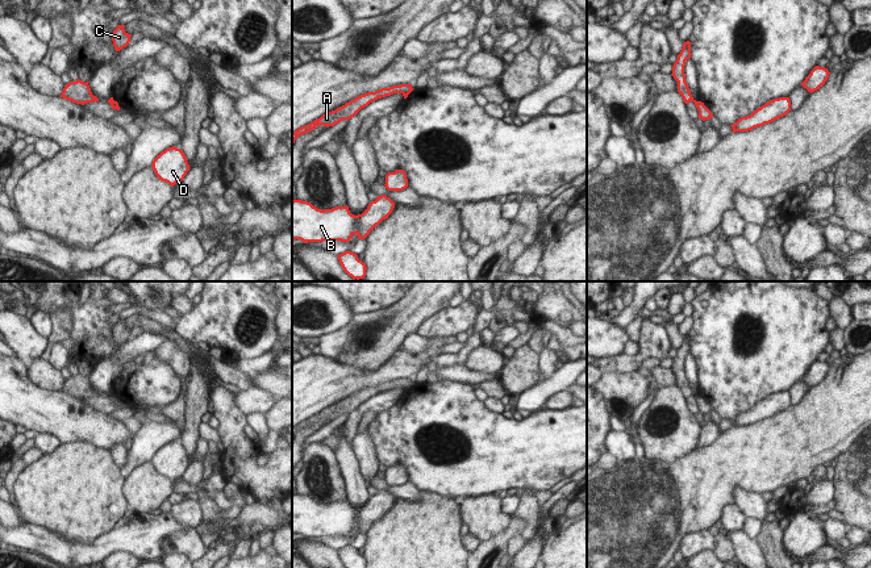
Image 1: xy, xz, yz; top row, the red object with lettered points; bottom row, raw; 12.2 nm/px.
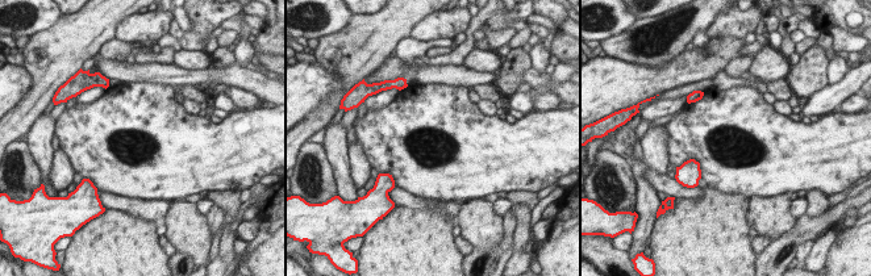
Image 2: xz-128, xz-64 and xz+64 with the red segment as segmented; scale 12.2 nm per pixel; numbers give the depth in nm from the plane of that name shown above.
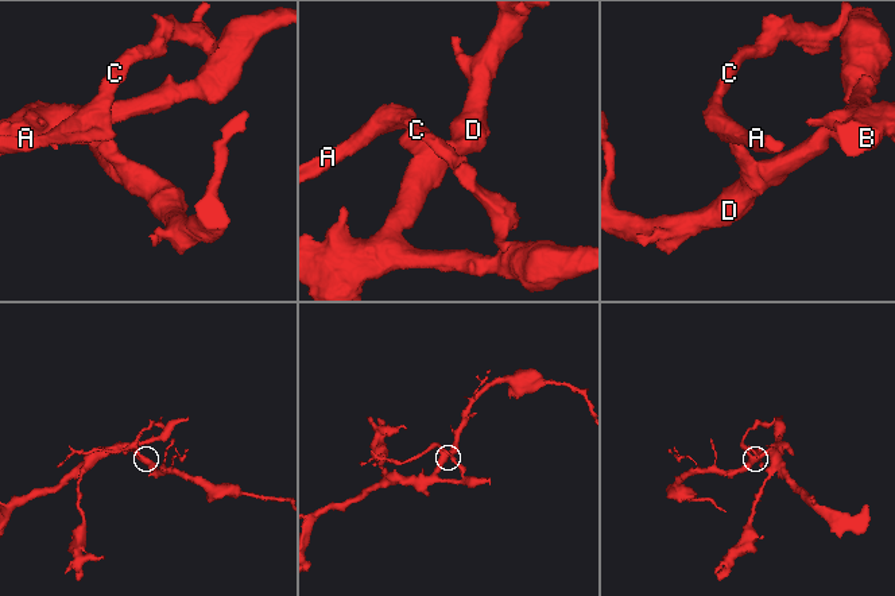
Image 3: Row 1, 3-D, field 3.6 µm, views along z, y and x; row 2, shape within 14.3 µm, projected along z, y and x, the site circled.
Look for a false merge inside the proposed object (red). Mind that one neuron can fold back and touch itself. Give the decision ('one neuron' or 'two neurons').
two neurons

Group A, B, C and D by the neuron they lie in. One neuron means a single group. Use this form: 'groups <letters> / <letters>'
groups A C / B D

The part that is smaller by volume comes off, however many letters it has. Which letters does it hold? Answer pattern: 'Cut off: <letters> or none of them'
Cut off: A, C

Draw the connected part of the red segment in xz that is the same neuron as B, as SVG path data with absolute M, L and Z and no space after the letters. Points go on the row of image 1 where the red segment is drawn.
M386 195L378 196L367 209L358 216L349 206L317 209L308 201L292 201L292 239L304 243L322 241L349 242L354 234L364 239L383 220L388 218L395 202Z

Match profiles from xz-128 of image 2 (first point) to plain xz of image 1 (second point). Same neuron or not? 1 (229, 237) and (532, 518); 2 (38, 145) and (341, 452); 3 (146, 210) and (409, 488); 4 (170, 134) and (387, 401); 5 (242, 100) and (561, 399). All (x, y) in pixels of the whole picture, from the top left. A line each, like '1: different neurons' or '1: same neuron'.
1: same neuron
2: same neuron
3: same neuron
4: different neurons
5: same neuron

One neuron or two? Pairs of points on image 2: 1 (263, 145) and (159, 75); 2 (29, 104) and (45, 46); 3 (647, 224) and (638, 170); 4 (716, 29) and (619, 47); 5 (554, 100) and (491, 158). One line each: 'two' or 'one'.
1: two
2: one
3: one
4: two
5: two

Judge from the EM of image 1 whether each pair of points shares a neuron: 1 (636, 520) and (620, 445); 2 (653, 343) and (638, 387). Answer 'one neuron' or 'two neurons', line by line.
1: two neurons
2: two neurons

